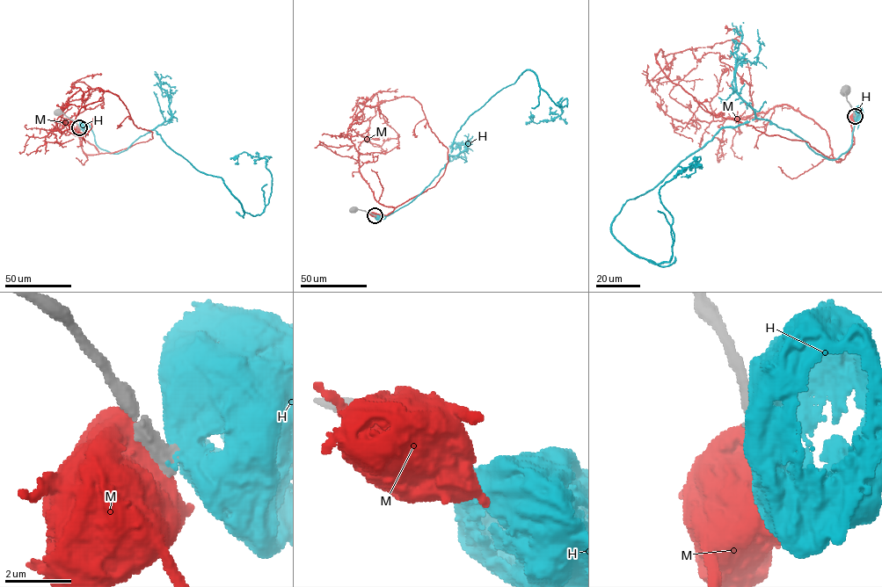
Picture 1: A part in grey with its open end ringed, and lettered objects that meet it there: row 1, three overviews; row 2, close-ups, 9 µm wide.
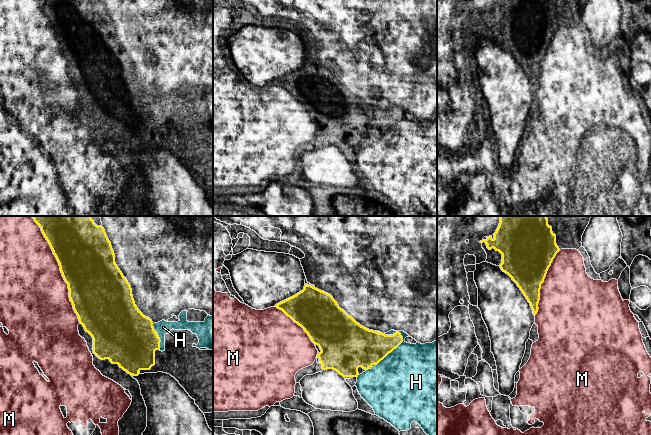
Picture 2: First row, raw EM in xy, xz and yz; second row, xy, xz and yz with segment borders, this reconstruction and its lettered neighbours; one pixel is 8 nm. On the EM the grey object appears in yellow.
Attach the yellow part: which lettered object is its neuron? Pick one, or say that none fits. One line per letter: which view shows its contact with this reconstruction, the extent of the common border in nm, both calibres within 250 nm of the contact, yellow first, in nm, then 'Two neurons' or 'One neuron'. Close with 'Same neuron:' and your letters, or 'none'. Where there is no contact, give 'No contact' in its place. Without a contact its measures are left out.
H: Touches yellow in xz. Shared border 320 nm. Thickness 300 nm (yellow) against 480 nm. Two neurons
M: Touches yellow in xy. Shared border 950 nm. Thickness 440 nm (yellow) against 500 nm. Two neurons
Same neuron: none

